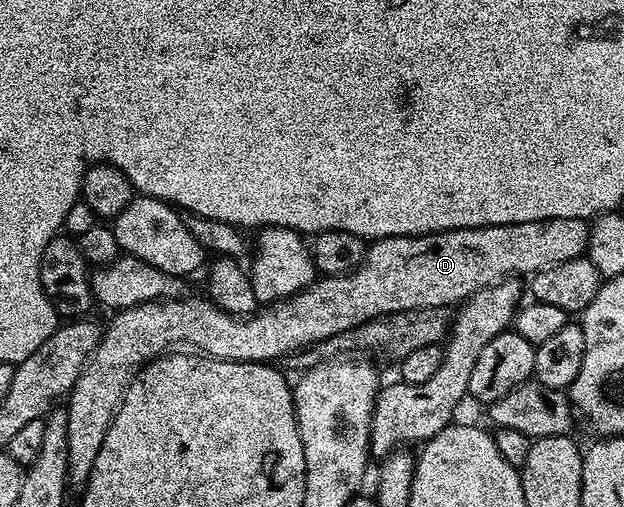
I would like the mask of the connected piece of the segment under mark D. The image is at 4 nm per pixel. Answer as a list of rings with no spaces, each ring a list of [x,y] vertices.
[[[546,219],[531,223],[492,225],[441,231],[435,235],[401,235],[375,239],[367,246],[366,258],[349,275],[327,275],[315,278],[300,293],[291,299],[263,306],[252,315],[239,317],[222,311],[209,298],[164,299],[156,303],[141,303],[123,311],[111,314],[110,324],[105,324],[102,340],[90,356],[86,368],[80,373],[76,385],[70,390],[65,404],[68,413],[68,479],[71,484],[84,485],[90,479],[96,453],[104,445],[110,423],[118,404],[128,386],[128,380],[151,359],[167,354],[173,343],[183,343],[183,348],[209,355],[212,359],[231,359],[237,363],[261,363],[278,361],[281,355],[293,356],[303,349],[321,345],[333,335],[343,335],[362,323],[381,319],[384,315],[395,315],[397,311],[411,311],[425,307],[449,307],[461,304],[491,283],[499,283],[511,277],[530,277],[535,271],[543,271],[557,263],[572,261],[585,256],[590,223],[584,219]]]

